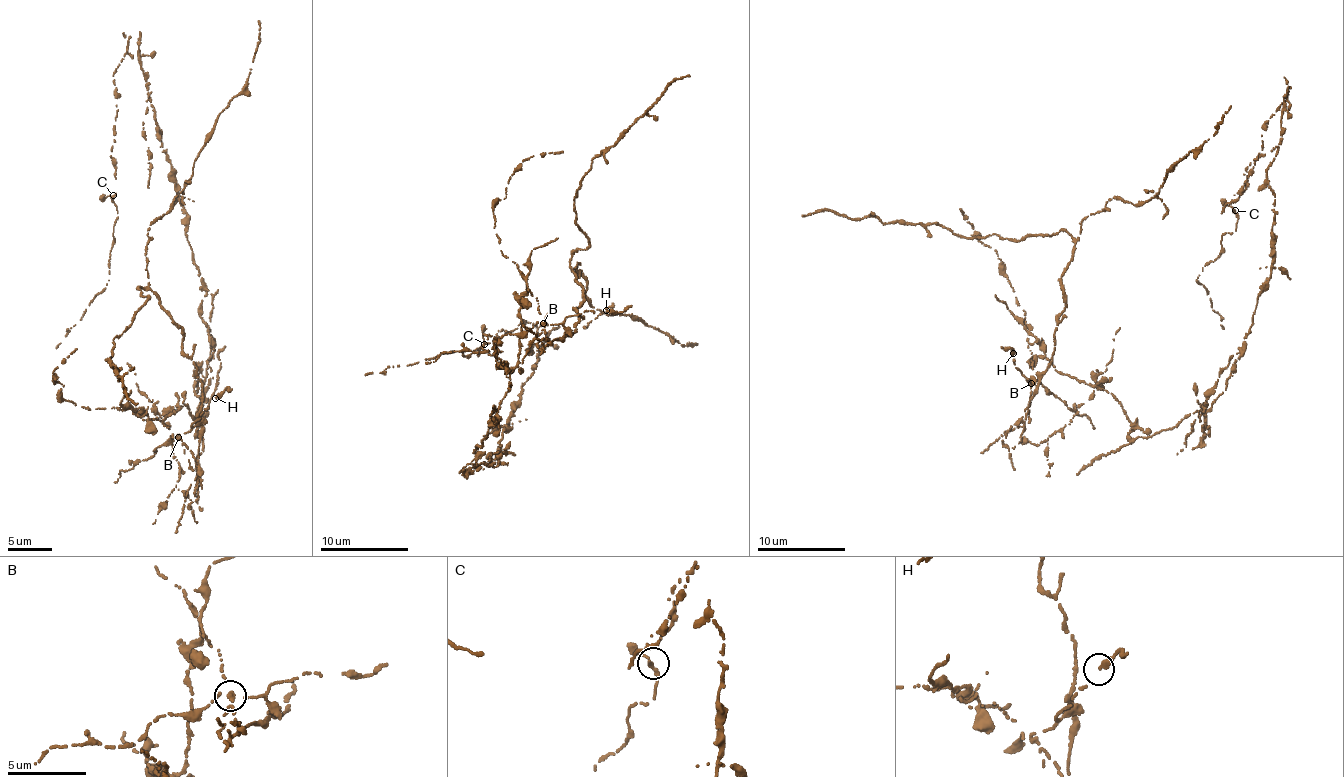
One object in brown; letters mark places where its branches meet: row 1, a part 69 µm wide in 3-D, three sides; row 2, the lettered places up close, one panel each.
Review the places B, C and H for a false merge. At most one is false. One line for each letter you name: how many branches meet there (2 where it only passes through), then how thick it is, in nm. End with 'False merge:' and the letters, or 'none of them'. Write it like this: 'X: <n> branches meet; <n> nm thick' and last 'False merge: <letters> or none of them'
B: 1 branches meet; 320 nm thick
False merge: B

